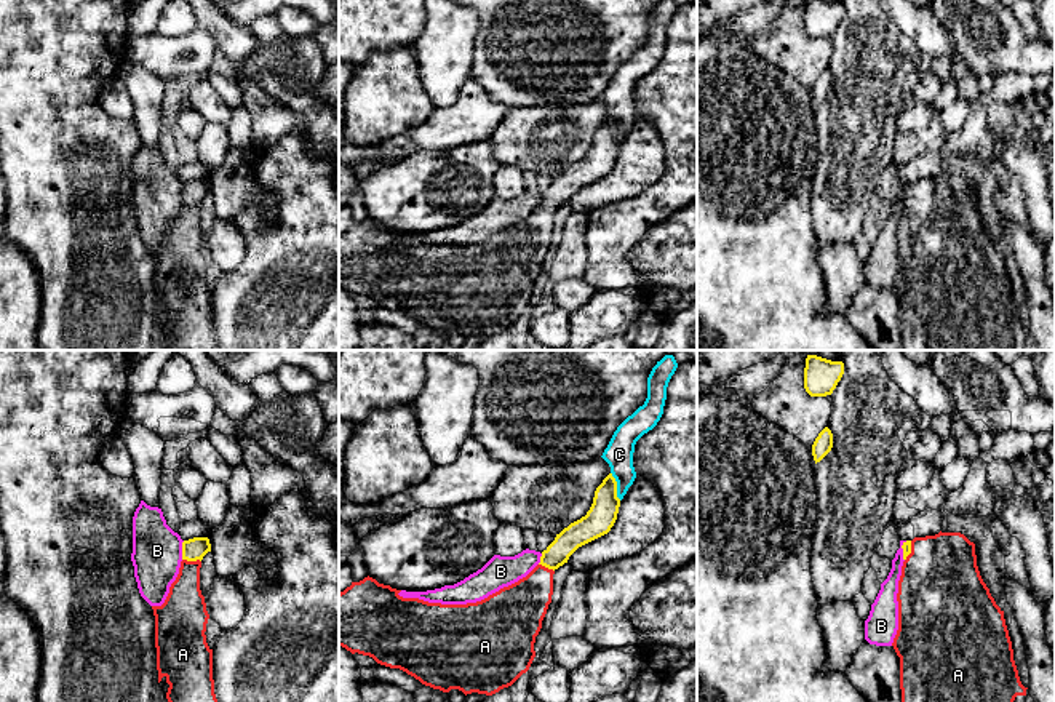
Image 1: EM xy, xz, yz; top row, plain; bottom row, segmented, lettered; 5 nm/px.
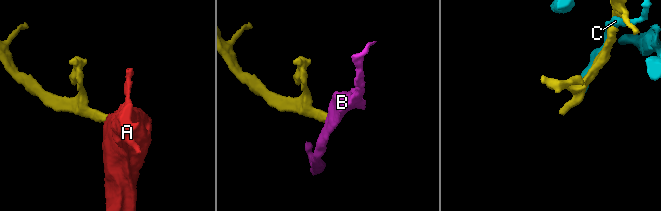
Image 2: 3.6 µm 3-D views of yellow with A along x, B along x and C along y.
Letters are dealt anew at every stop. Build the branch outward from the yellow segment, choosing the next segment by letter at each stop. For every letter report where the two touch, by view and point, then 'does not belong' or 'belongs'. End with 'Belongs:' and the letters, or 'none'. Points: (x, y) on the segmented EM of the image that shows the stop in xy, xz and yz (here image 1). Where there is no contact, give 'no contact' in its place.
A: xy (192, 560) | belongs
B: xy (183, 550) | does not belong
C: xz (616, 486) | does not belong
Belongs: A

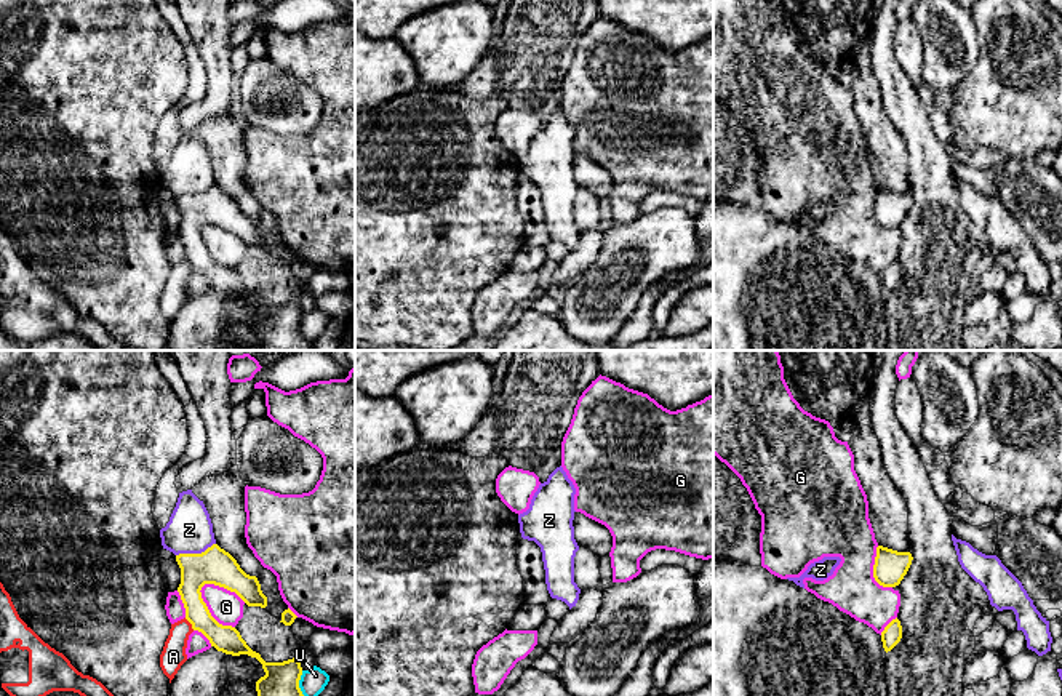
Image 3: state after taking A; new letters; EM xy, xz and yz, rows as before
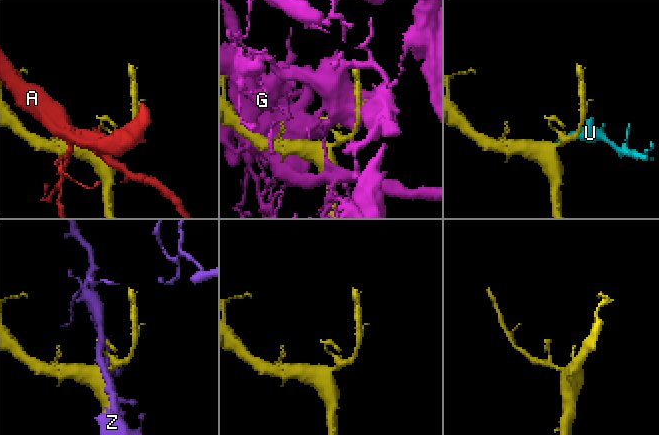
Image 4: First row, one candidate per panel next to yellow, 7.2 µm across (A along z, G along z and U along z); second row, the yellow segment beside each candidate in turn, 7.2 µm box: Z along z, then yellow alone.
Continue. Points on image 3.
A: xy (191, 623) | does not belong
G: xy (208, 610) | does not belong
U: xy (298, 684) | does not belong
Z: xy (195, 554) | does not belong
Belongs: none

